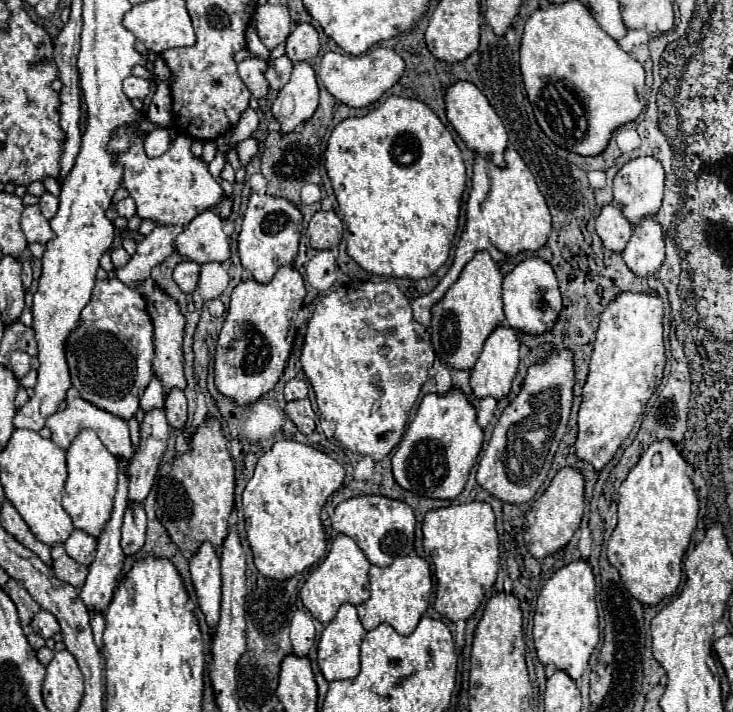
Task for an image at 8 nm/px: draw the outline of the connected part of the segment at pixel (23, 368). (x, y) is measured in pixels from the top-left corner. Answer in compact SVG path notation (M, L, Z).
M15 351L11 355L11 369L17 379L23 379L29 373L29 355L23 351Z

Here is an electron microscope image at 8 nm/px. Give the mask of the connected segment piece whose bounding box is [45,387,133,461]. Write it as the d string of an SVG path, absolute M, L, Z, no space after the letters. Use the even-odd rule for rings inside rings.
M71 387L67 391L67 397L65 397L65 403L67 407L63 411L57 411L53 413L49 419L47 419L47 427L51 429L51 441L55 445L59 445L61 449L67 449L71 445L71 439L75 439L75 435L79 435L79 431L83 429L93 429L99 439L103 441L103 445L107 447L109 453L113 453L119 461L131 461L133 457L133 445L131 445L131 437L129 437L129 427L127 427L127 421L117 417L117 415L111 415L109 411L103 411L99 407L95 407L93 403L87 403L79 391L75 387Z

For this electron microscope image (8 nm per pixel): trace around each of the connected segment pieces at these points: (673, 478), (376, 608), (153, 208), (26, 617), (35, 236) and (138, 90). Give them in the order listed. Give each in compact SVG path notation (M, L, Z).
M667 439L649 445L649 449L641 455L639 463L629 471L627 479L619 487L619 523L609 537L607 557L609 563L619 571L623 585L639 599L643 605L657 605L665 597L673 597L683 577L683 557L691 541L691 533L697 525L699 501L695 495L695 487L687 475L687 463L675 449L675 445Z
M417 555L397 557L389 567L371 565L369 581L371 581L371 587L369 587L371 597L357 607L363 627L369 631L381 623L387 623L401 635L413 633L421 615L427 611L429 599L431 599L429 563Z
M131 123L127 127L117 127L113 131L113 137L111 137L107 149L109 149L109 153L115 155L115 163L119 163L119 165L125 167L121 187L129 191L129 197L135 201L137 215L141 219L151 219L157 225L179 225L179 227L183 227L193 217L197 217L199 213L203 213L203 211L215 207L217 203L221 203L223 189L211 177L211 173L207 169L207 163L201 157L195 157L191 153L191 141L175 141L175 149L165 151L161 157L147 157L145 149L143 149L145 135L135 135L135 127L137 127L137 123Z
M9 579L9 581L5 583L5 587L3 587L3 589L5 589L5 593L9 593L9 597L13 599L13 603L17 605L21 625L23 625L25 629L29 629L33 615L35 615L41 607L31 599L31 595L27 593L27 589L23 587L23 583L21 583L21 581Z
M39 205L25 207L21 215L21 229L29 243L47 243L49 239L55 237L55 233L49 227L49 221L41 215Z
M129 75L125 81L123 81L123 91L129 99L143 99L149 91L149 81L143 79L143 77L135 77L135 75Z

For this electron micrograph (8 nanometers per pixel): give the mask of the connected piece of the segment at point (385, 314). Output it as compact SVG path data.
M393 281L345 283L325 295L307 323L301 349L301 365L315 391L315 401L323 419L335 423L335 439L353 453L369 455L381 461L401 441L411 407L415 405L423 383L429 379L435 353L431 337L423 325L413 319L411 303Z

